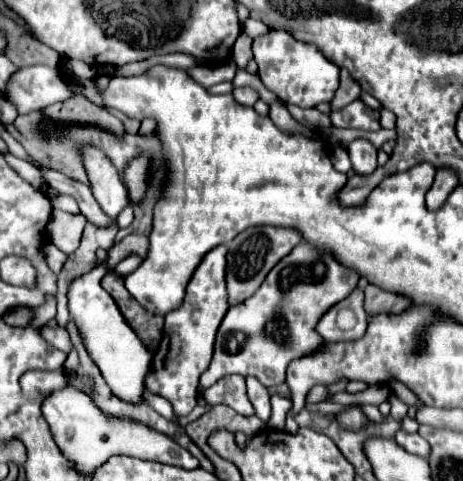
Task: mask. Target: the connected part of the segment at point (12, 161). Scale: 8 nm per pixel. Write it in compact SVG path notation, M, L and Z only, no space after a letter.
M7 153L5 159L9 161L9 165L11 165L23 179L31 183L36 189L39 189L44 184L40 171L29 162L17 159L17 157L11 155L11 153Z

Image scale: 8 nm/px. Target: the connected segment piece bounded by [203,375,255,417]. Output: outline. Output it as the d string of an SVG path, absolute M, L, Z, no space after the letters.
M229 375L223 377L221 381L217 381L215 385L211 385L209 389L203 391L203 397L209 405L229 405L231 409L235 409L239 415L243 417L251 417L255 415L251 401L247 399L247 391L245 391L245 377L241 375Z

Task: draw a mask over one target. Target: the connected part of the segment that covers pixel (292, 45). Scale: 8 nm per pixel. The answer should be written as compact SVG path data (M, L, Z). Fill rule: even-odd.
M269 31L253 39L253 55L259 65L259 79L263 85L273 91L283 103L297 107L315 107L317 103L331 101L339 87L339 67L329 61L315 45L297 41L289 33Z

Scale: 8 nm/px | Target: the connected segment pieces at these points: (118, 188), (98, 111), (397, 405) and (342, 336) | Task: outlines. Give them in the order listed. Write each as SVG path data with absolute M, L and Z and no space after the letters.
M87 145L82 154L93 197L97 199L101 209L105 209L105 213L115 219L119 211L129 205L129 199L125 197L125 185L121 185L115 165L97 147Z
M75 95L73 99L47 107L45 115L49 119L61 121L61 123L93 123L93 125L109 129L117 135L123 133L123 123L117 117L113 117L109 111L93 105L83 95Z
M393 391L389 393L389 399L387 401L391 405L391 417L397 419L397 421L401 421L401 417L405 417L405 413L407 413L407 405Z
M355 289L349 297L333 305L315 325L317 333L329 341L355 341L365 335L369 317L363 309L363 289Z

